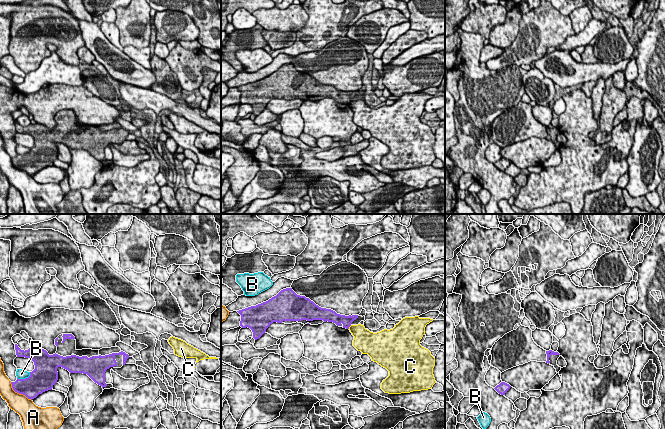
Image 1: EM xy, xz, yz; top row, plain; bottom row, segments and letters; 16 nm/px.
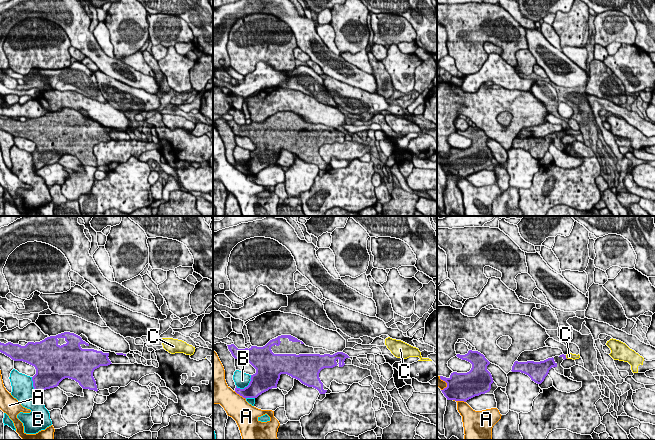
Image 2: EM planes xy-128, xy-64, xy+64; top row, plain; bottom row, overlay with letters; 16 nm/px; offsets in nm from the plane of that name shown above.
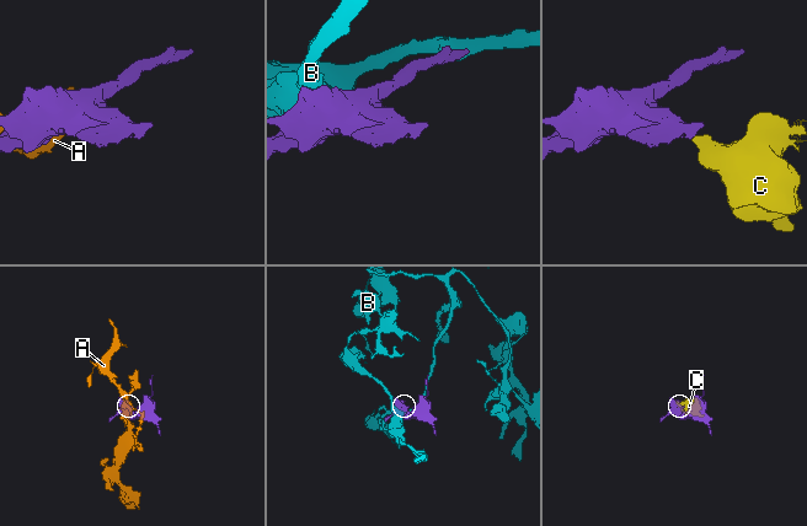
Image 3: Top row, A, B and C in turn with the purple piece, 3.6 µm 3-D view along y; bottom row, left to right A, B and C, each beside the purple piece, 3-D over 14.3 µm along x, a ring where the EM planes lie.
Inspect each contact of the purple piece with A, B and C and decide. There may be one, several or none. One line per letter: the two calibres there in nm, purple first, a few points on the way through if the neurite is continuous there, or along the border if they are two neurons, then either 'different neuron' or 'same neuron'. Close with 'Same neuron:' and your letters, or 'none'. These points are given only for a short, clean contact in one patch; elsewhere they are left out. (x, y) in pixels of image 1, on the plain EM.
A: 340/300 nm | different neuron
B: 380/160 nm | different neuron
C: 160/260 nm | along xz (351, 101), (348, 104) | different neuron
Same neuron: none

